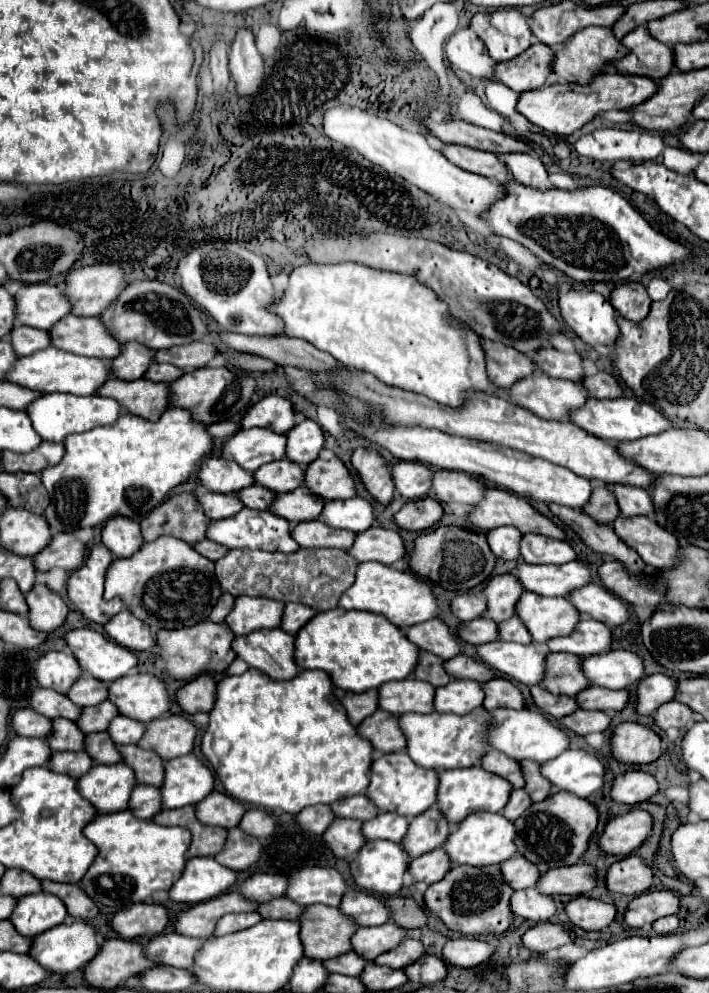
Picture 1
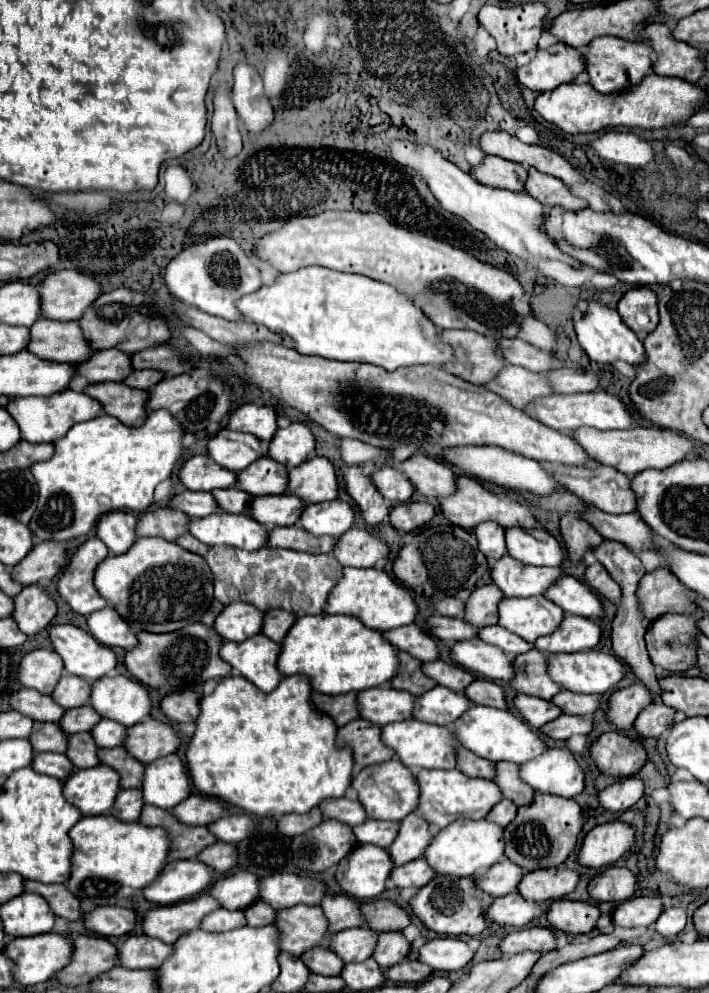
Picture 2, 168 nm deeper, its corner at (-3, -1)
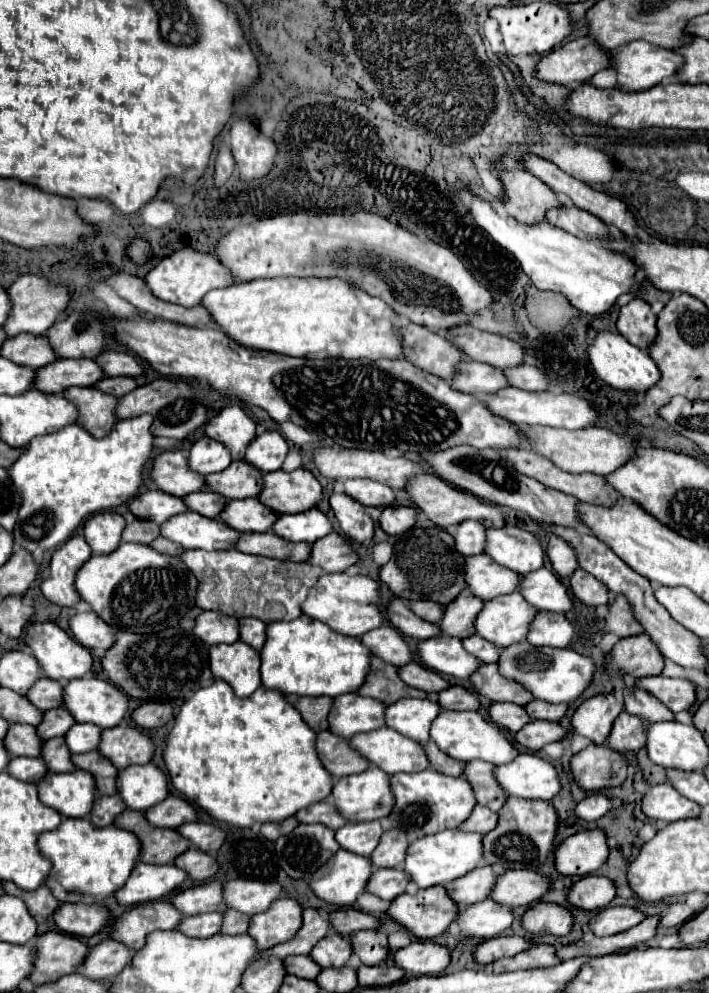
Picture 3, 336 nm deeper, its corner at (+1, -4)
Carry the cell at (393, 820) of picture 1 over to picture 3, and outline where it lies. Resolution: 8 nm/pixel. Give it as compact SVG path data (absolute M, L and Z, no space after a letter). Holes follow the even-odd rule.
M378 820L372 822L348 822L336 832L336 840L344 850L350 850L360 856L370 856L380 842L382 826Z

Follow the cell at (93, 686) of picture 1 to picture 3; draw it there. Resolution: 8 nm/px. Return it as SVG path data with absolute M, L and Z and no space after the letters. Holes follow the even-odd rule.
M40 678L34 688L30 688L30 692L26 694L26 698L40 710L52 710L52 708L60 708L64 706L64 686L58 680L52 678Z

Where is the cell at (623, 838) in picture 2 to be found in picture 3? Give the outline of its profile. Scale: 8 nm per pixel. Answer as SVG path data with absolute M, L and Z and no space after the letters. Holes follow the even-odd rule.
M600 828L578 832L556 848L556 870L566 876L594 874L608 860L606 832Z

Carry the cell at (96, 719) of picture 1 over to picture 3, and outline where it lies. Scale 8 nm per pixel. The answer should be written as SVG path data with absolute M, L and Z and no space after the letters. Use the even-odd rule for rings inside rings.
M54 708L54 710L44 712L44 720L38 726L38 734L44 740L56 738L56 736L64 736L74 726L74 722L76 720L72 718L72 714L66 708Z

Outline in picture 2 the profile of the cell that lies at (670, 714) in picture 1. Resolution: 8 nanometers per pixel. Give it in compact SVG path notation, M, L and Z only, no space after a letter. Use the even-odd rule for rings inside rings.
M650 703L646 709L642 709L642 713L638 713L638 719L634 721L634 729L640 737L660 737L670 729L670 725L674 725L674 719L672 719L674 713L676 711L672 707L666 707L664 703Z

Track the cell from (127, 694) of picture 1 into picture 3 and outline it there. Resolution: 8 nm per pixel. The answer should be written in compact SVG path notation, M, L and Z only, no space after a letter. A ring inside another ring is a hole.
M100 678L70 680L64 686L64 700L76 722L92 722L100 728L118 726L128 712L128 696Z

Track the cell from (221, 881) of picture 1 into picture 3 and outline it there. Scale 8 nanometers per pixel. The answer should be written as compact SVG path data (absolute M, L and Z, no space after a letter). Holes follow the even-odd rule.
M138 862L130 880L116 892L116 900L124 906L162 900L180 890L188 874L174 864L144 864Z

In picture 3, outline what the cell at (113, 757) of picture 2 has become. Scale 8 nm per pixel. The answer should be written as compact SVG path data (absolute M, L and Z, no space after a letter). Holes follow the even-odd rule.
M98 750L86 752L86 754L78 754L78 756L74 754L72 760L74 760L74 764L78 768L90 772L96 778L96 786L98 786L100 794L112 796L112 794L118 792L118 788L116 788L118 768L108 758L104 758Z

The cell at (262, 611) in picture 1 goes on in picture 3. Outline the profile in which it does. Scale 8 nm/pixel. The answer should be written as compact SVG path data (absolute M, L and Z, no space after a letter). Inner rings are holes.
M202 612L196 618L196 626L194 626L194 634L198 638L202 638L206 644L230 644L230 642L238 642L240 640L240 632L238 632L238 618L236 616L226 616L220 612Z

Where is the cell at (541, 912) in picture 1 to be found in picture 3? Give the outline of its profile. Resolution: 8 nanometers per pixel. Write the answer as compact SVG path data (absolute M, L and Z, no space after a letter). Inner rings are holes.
M482 900L470 908L464 908L456 920L458 928L466 936L494 938L506 932L514 922L514 908L498 904L494 900Z

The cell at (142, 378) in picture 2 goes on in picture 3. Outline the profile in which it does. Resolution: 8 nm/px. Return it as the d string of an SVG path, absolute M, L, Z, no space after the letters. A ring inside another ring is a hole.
M118 376L118 378L104 378L96 384L102 392L108 392L112 396L126 396L128 392L132 392L134 388L138 388L138 380L136 378L128 378L128 376Z

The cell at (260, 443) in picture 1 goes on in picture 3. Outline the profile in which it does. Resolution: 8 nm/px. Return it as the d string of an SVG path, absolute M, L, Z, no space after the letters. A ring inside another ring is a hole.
M208 436L194 442L188 460L190 460L190 468L194 472L200 472L202 476L222 472L232 464L230 450L222 442L212 440Z

